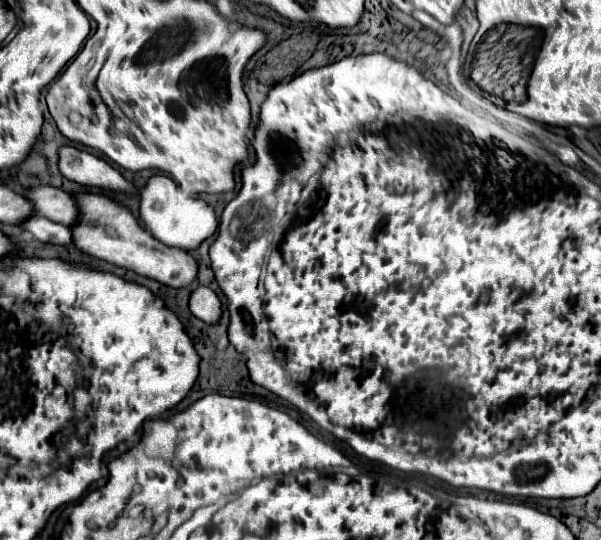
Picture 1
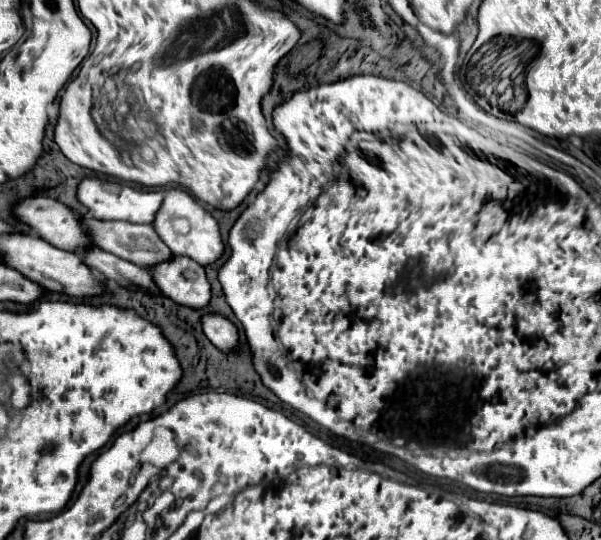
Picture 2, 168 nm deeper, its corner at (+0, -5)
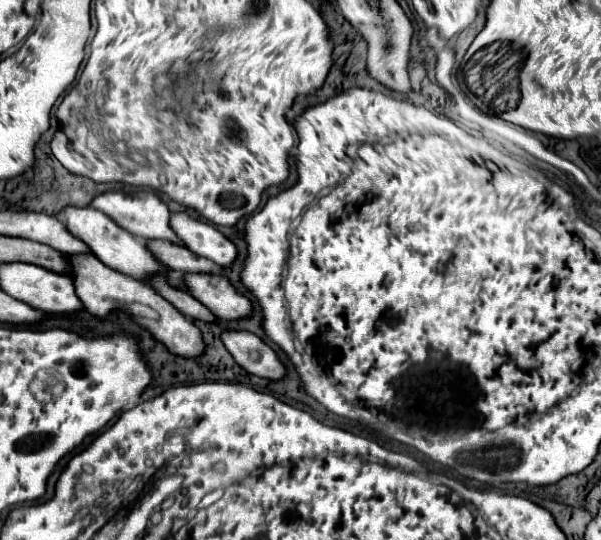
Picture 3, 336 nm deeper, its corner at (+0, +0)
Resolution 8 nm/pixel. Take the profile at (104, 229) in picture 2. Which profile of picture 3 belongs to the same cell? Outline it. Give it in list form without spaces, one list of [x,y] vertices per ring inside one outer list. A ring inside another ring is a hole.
[[[145,241],[145,243],[149,243],[149,249],[161,259],[161,263],[167,263],[171,271],[177,271],[181,275],[185,273],[223,273],[223,267],[189,251],[187,247],[179,247],[179,245],[165,243],[165,241]]]

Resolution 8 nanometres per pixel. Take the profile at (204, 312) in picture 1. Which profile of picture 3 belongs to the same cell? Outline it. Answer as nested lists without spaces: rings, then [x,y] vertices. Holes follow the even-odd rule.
[[[225,331],[223,343],[247,373],[269,381],[281,381],[287,375],[277,353],[261,337],[247,331]]]

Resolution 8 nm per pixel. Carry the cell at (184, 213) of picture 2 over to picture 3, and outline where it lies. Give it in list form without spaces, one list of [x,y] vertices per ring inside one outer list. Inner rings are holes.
[[[185,211],[171,215],[171,227],[179,233],[185,245],[197,253],[205,255],[221,267],[231,267],[237,259],[237,247],[223,233],[205,221],[195,221]]]

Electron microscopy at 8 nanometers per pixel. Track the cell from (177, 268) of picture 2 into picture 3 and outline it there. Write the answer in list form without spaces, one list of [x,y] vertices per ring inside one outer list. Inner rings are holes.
[[[183,275],[185,289],[223,321],[245,319],[253,313],[251,301],[223,275]]]

